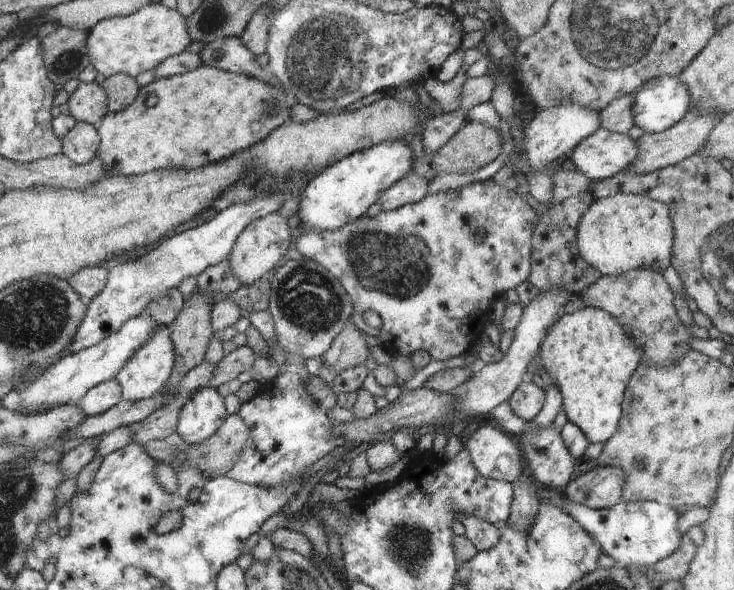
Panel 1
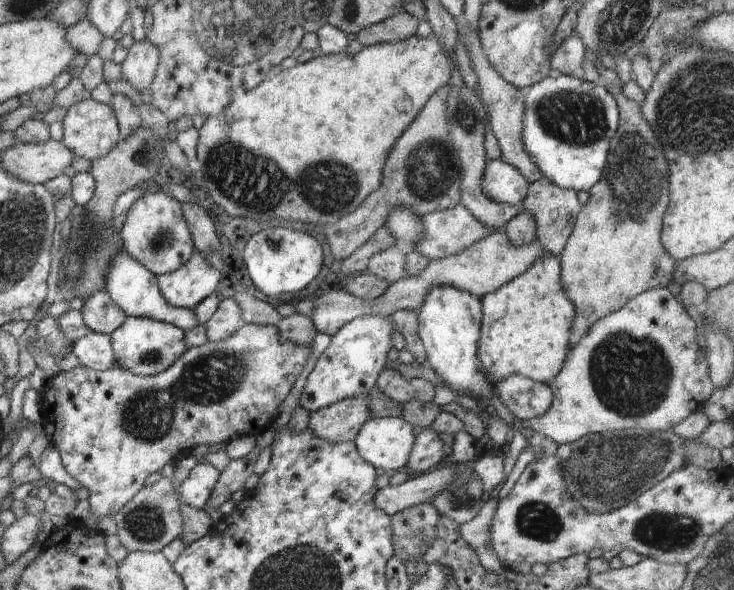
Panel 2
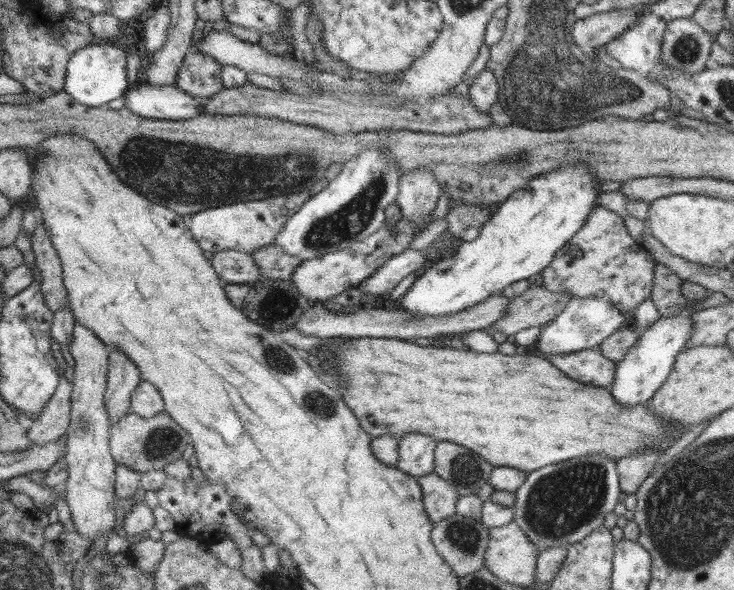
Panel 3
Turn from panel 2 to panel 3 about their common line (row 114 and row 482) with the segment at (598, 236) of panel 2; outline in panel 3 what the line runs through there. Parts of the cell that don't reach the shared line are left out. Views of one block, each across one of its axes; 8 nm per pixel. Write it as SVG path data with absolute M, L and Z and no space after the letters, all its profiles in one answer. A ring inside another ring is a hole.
M645 450L627 458L619 458L615 462L617 474L619 474L619 490L629 496L635 494L637 488L643 484L645 476L651 474L651 466L659 458L659 452L655 450Z

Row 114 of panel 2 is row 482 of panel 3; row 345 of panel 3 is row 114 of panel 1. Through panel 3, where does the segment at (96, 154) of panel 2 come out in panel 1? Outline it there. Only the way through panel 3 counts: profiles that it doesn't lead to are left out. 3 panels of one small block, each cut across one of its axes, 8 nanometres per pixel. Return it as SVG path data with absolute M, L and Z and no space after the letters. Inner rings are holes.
M81 82L67 100L69 116L75 122L93 126L107 112L107 98L97 82Z

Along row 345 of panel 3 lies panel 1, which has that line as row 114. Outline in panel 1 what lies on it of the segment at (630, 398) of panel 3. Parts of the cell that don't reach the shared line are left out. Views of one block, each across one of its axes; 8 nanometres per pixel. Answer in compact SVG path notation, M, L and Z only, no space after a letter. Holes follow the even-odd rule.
M659 74L643 84L633 100L633 120L645 134L677 124L691 110L691 94L679 76Z

